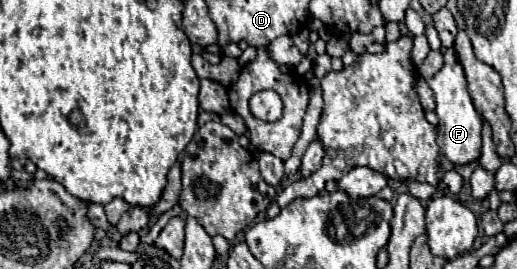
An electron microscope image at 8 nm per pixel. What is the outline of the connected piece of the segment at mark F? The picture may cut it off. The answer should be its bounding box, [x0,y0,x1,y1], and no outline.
[428,49,482,165]

